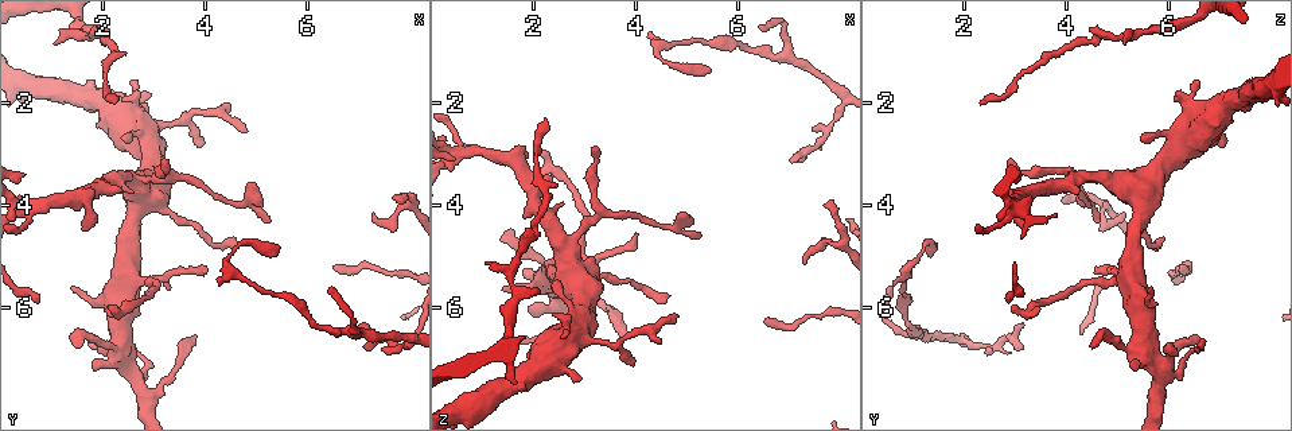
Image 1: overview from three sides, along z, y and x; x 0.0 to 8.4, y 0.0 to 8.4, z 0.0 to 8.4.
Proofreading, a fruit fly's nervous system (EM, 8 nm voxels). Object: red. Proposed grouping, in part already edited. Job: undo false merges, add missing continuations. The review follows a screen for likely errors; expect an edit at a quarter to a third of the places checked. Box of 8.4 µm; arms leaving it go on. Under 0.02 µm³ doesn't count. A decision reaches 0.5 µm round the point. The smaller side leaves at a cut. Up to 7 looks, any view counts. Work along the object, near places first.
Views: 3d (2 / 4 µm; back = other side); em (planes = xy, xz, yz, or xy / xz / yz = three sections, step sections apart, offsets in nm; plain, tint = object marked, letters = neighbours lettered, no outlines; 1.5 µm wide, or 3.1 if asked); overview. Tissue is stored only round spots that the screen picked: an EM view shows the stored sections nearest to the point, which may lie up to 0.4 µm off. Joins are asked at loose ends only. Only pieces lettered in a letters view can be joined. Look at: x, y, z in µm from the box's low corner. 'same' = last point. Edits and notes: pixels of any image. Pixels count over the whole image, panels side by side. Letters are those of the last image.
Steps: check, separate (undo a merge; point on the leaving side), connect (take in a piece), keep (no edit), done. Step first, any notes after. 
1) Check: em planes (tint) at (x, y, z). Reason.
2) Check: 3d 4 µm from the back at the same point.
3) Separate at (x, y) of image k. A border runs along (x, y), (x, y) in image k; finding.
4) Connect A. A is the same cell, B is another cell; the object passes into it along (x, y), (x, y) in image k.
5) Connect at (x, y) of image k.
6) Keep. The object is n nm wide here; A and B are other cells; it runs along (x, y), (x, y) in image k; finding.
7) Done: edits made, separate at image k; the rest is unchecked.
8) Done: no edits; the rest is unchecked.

Check: 3d 4 µm from the back at (2.45, 2.75, 5.50). Branch stops here.

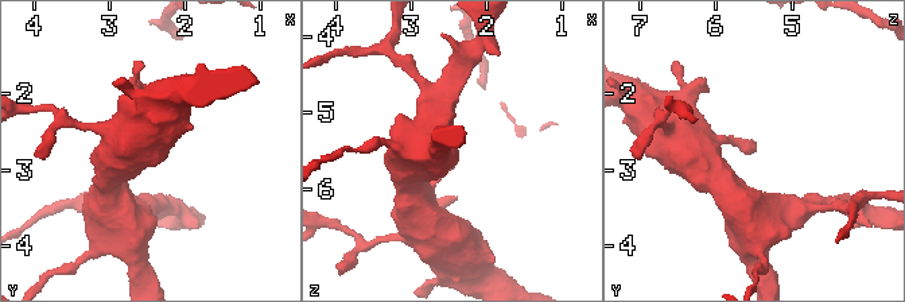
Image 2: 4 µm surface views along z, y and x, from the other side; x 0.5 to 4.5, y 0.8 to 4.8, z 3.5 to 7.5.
Check: em yz step 8 (tint) at the same point.

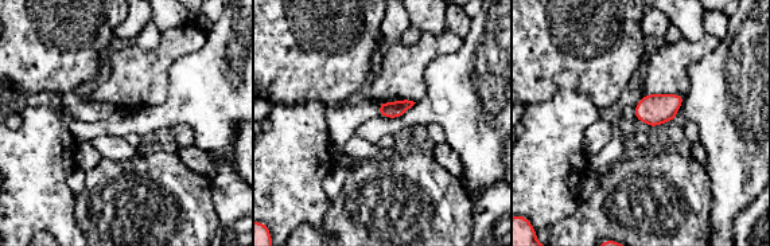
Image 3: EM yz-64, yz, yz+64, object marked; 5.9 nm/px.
Check: em planes (letters) at the same point.

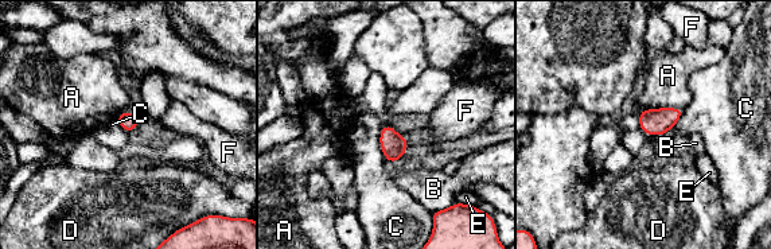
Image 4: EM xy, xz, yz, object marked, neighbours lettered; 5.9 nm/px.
Keep. The longest contact is with A, 260 nm; A, B, C, D, E and F are other cells; a border runs along (685, 109), (674, 127) in image 4; none of them fits.

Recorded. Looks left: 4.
Check: em xy step 4 (tint) at (2.20, 2.05, 2.30). An open end.

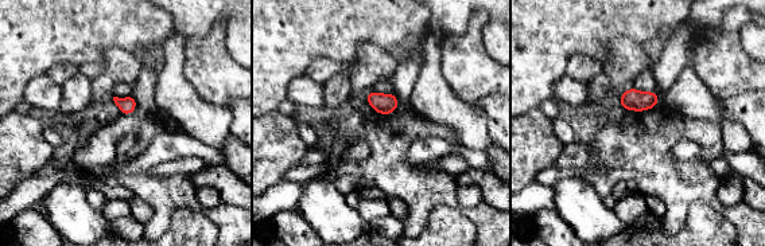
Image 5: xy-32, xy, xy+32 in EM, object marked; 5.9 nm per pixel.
Check: em xy step 4 (letters) at the same point. See the neighbours.

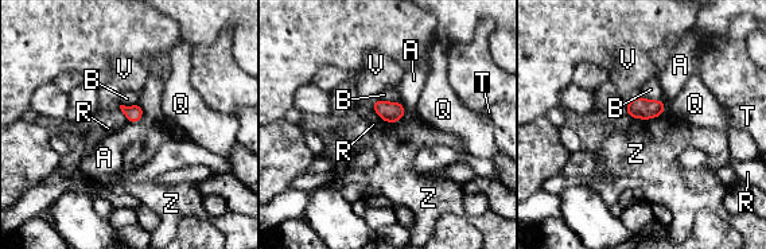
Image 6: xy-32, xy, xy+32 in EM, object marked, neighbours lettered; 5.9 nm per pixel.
Keep. The object is 110 nm wide here; A, B, Q, R, T, V and Z are other cells; a border runs along (119, 105), (128, 123) in image 6; none of them fits.

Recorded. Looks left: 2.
Check: em xz step 4 (letters) at (2.00, 6.70, 6.00).

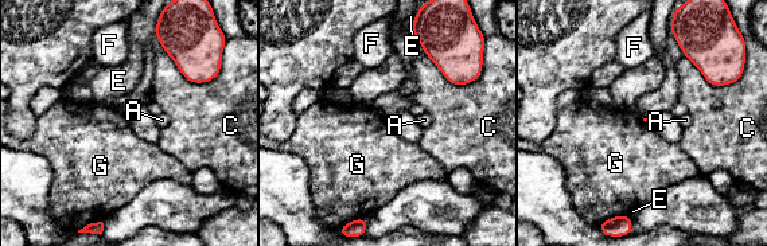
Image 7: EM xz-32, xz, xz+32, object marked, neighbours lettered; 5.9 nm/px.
Check: em planes (letters) at the same point. Cut it another way.

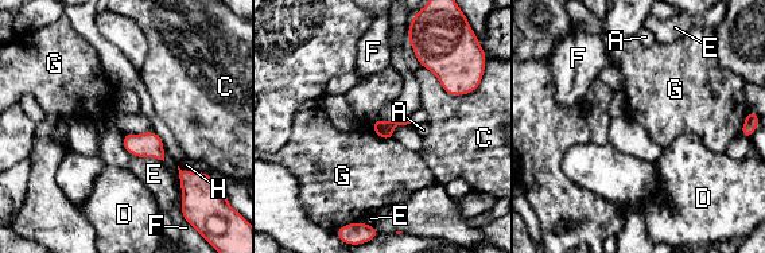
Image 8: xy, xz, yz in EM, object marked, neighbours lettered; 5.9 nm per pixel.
Keep. A, C, D, E, F, G and H are other cells; a border runs along (369, 123), (379, 136), (392, 139) in image 8; no lettered piece goes on from it.

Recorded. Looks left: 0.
Done: no edits; the rest is unchecked.

